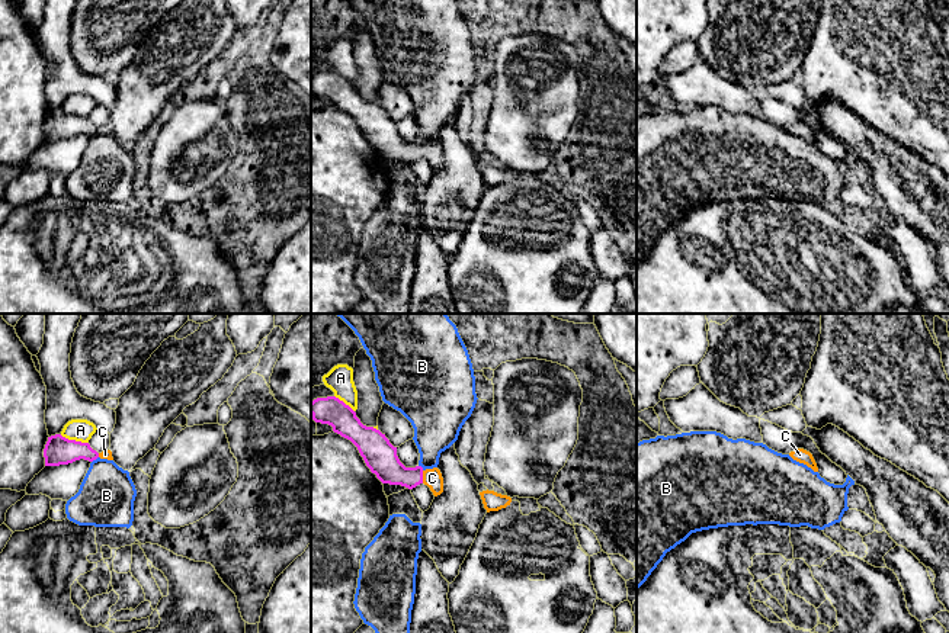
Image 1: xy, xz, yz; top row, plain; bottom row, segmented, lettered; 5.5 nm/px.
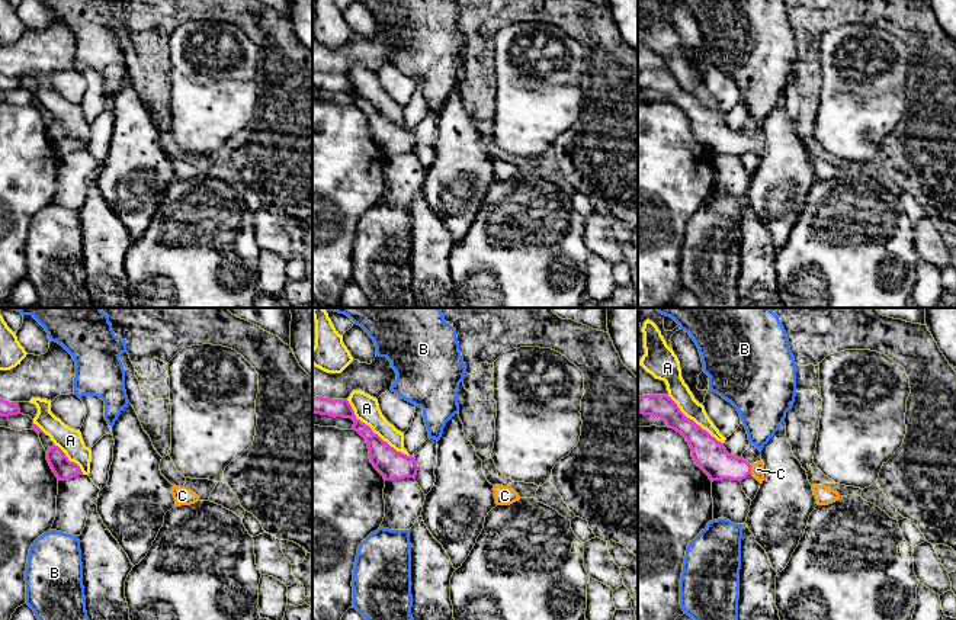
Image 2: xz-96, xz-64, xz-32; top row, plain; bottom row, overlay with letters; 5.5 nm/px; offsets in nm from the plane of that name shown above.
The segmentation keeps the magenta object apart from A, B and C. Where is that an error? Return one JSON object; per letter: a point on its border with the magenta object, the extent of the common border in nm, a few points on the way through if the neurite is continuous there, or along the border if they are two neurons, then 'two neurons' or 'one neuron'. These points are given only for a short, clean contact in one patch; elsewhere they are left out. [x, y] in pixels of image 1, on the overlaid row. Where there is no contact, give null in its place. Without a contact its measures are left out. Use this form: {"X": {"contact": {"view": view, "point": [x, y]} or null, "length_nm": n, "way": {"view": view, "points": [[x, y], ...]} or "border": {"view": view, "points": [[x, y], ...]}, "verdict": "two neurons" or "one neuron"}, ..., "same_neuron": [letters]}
{"A": {"contact": {"view": "xy", "point": [74, 440]}, "length_nm": 170, "verdict": "two neurons"}, "B": {"contact": {"view": "xy", "point": [95, 459]}, "length_nm": 50, "border": {"view": "xy", "points": [[98, 456], [92, 462]]}, "verdict": "two neurons"}, "C": {"contact": {"view": "xz", "point": [422, 476]}, "length_nm": 70, "way": {"view": "xz", "points": [[381, 458], [400, 475], [422, 476], [432, 478]]}, "verdict": "one neuron"}, "same_neuron": ["C"]}

